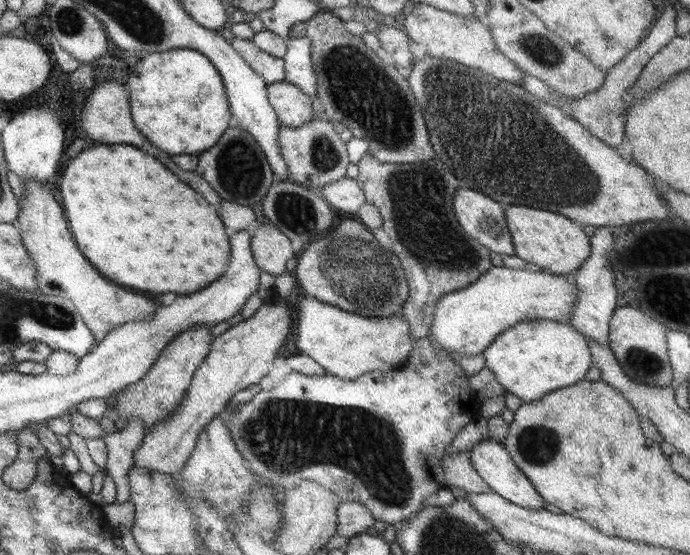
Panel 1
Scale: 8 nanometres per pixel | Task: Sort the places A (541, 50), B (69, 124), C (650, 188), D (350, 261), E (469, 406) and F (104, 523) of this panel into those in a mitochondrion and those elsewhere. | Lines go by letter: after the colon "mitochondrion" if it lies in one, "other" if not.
A: mitochondrion
B: other
C: other
D: mitochondrion
E: other
F: other

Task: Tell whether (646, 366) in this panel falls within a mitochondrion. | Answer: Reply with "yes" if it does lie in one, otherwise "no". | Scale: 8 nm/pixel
yes

